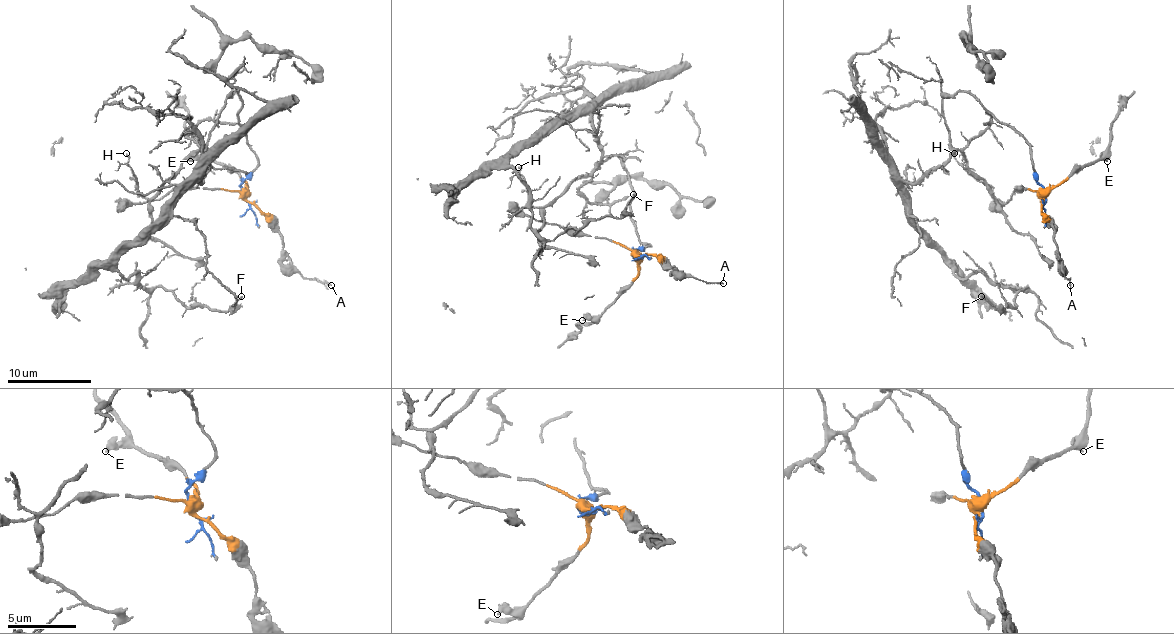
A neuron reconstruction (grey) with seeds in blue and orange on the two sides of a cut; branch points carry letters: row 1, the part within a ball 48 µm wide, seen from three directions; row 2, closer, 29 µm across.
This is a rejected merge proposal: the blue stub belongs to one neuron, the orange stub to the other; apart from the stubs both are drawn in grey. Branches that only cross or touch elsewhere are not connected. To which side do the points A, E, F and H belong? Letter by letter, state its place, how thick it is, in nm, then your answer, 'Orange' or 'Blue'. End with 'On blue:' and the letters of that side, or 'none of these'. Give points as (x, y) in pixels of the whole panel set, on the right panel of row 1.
A: Place: (1070, 285). Thickness 150 nm. Orange
E: Place: (1107, 161). Thickness 280 nm. Orange
F: Place: (981, 296). Thickness 100 nm. Blue
H: Place: (954, 153). Thickness 130 nm. Blue
On blue: F, H

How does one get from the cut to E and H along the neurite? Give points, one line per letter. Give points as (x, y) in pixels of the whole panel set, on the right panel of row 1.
E: (1043, 198), (1073, 173), (1102, 158), (1106, 160)
H: (1046, 198), (1025, 139), (972, 95), (957, 91), (943, 99), (949, 143), (993, 198), (953, 154)

